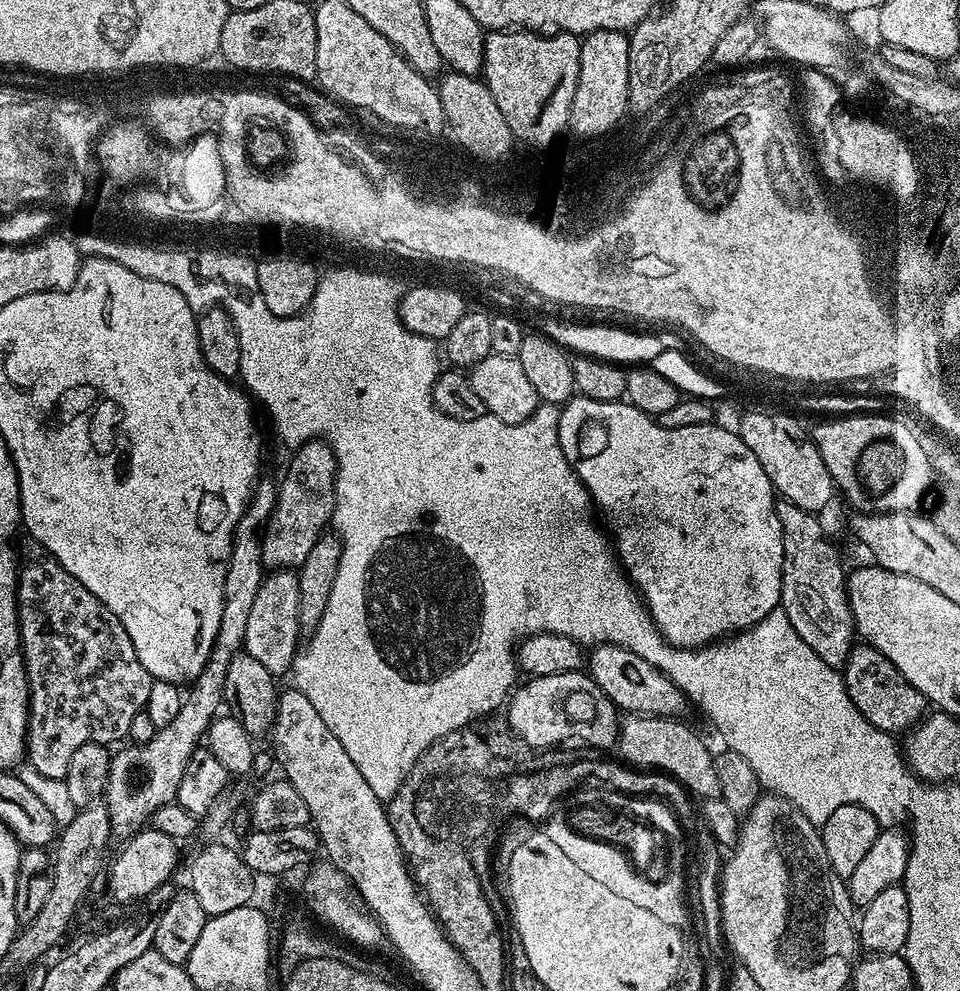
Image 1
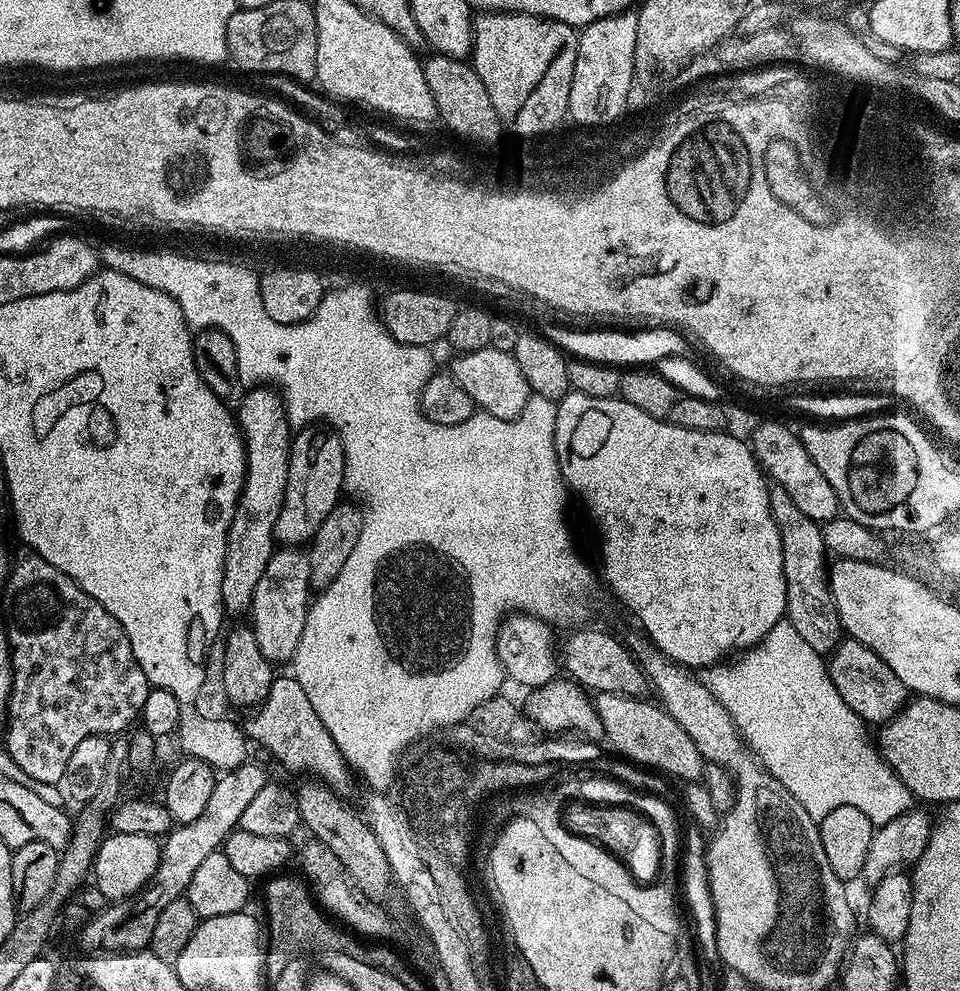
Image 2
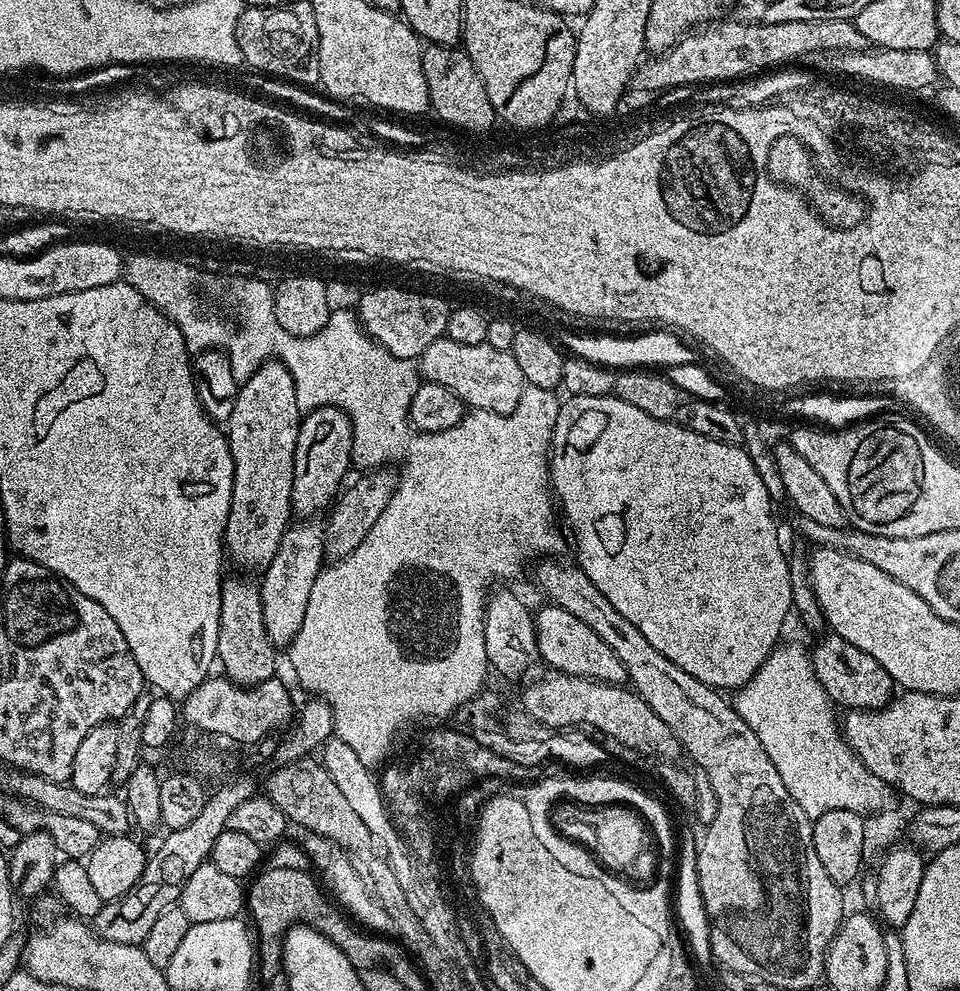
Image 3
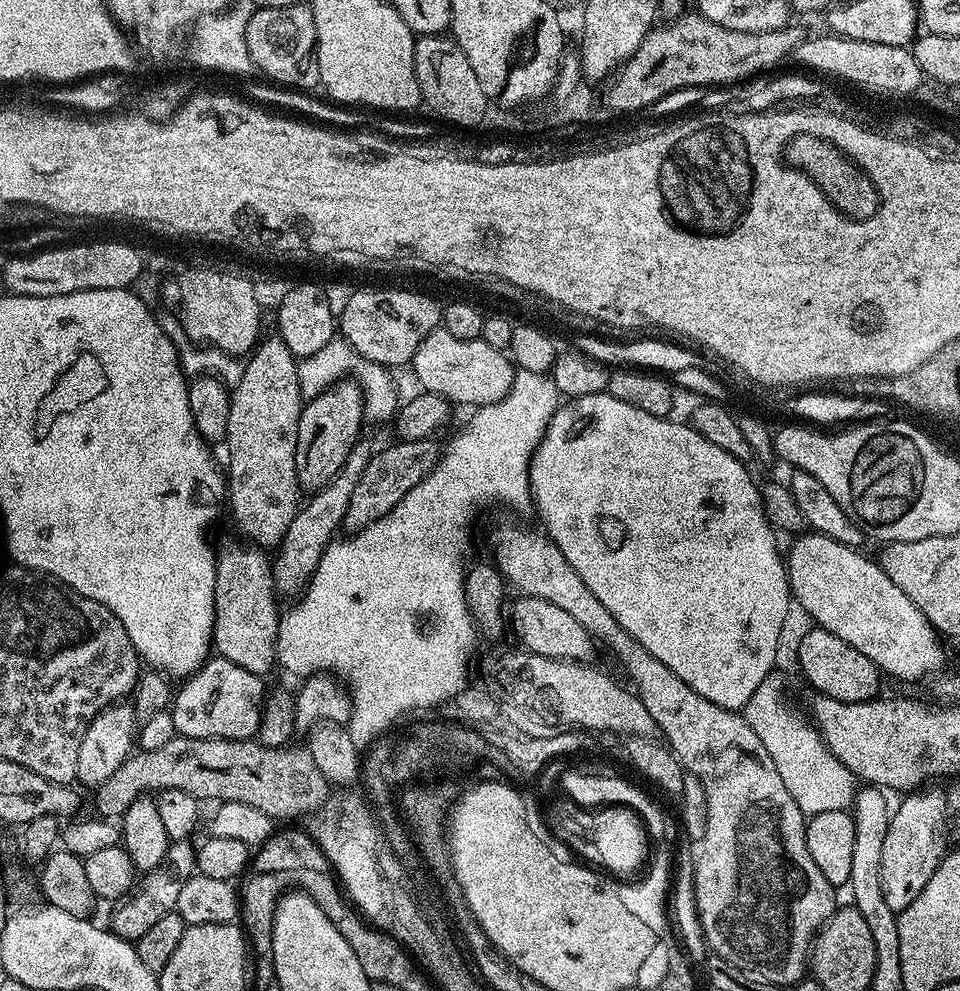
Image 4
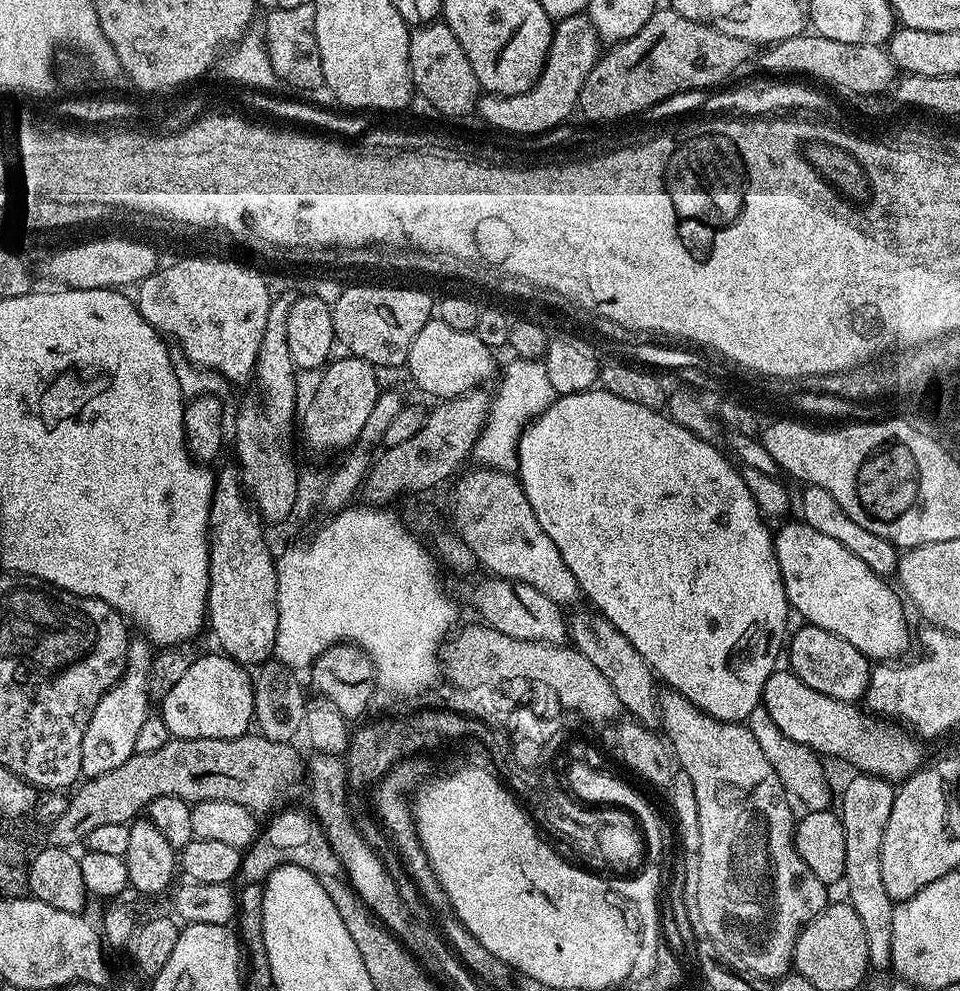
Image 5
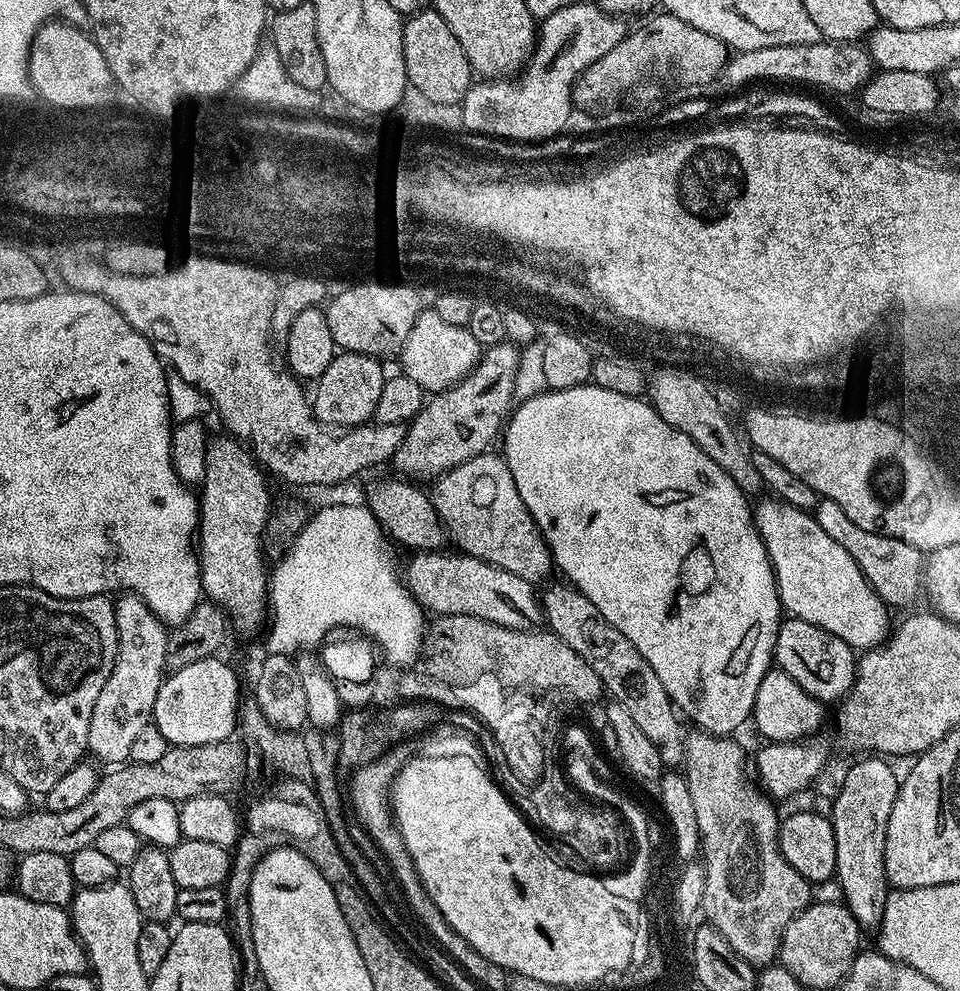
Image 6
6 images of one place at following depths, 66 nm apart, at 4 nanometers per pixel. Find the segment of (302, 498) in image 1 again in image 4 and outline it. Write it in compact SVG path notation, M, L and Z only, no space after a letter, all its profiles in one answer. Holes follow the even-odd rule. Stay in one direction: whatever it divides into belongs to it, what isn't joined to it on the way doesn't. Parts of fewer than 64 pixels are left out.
M345 378L324 392L311 397L300 409L296 469L301 489L325 488L344 469L350 450L361 439L360 427L366 424L364 392L355 379Z

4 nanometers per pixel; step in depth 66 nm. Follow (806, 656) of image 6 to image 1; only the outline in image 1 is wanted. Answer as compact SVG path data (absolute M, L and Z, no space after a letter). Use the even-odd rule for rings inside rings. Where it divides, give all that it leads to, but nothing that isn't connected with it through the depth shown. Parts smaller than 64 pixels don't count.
M860 642L853 647L842 669L842 675L850 694L850 702L854 702L854 706L858 706L860 713L874 726L878 726L878 730L889 734L904 734L924 719L924 695L914 686L910 686L898 666L894 666L894 662L886 658L886 654L882 654L871 644Z

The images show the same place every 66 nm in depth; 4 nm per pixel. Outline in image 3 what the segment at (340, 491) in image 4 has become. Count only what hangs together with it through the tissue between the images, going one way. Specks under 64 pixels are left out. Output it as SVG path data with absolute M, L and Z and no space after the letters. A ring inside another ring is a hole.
M312 518L293 523L284 532L284 541L274 554L274 562L263 569L259 577L260 597L262 598L262 622L266 622L266 634L270 642L277 646L287 646L298 634L302 618L306 618L306 602L310 602L310 590L316 577L326 564L324 554L324 524Z

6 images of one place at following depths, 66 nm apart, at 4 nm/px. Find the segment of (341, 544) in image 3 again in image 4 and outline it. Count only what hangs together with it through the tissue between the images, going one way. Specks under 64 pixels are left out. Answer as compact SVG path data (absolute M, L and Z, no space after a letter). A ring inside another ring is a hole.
M435 439L427 440L406 440L395 442L389 448L373 451L366 470L362 470L362 478L358 478L358 486L354 486L354 494L350 494L350 504L346 506L343 527L349 528L349 533L355 534L363 528L369 528L378 518L390 514L426 474L435 466L438 457L441 455L441 445L436 445Z

